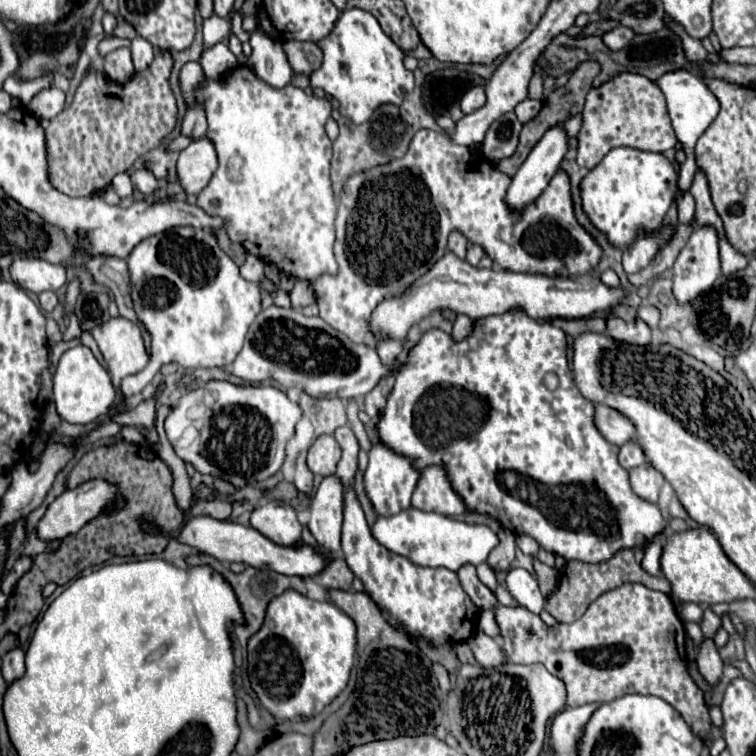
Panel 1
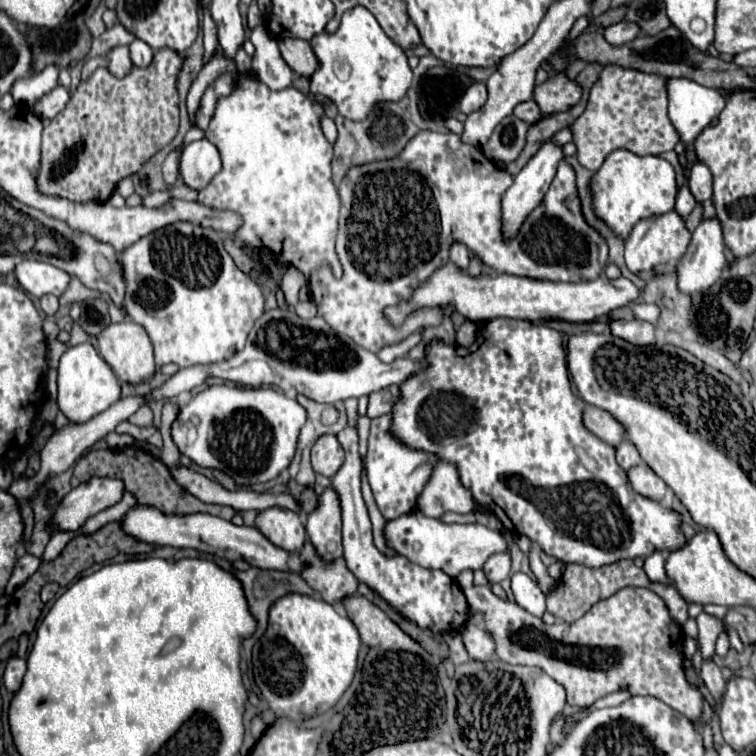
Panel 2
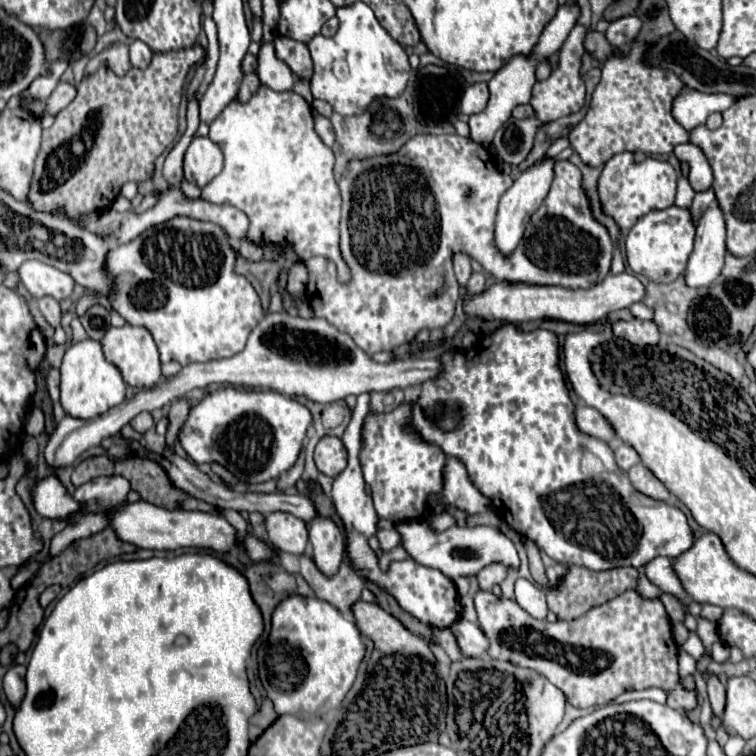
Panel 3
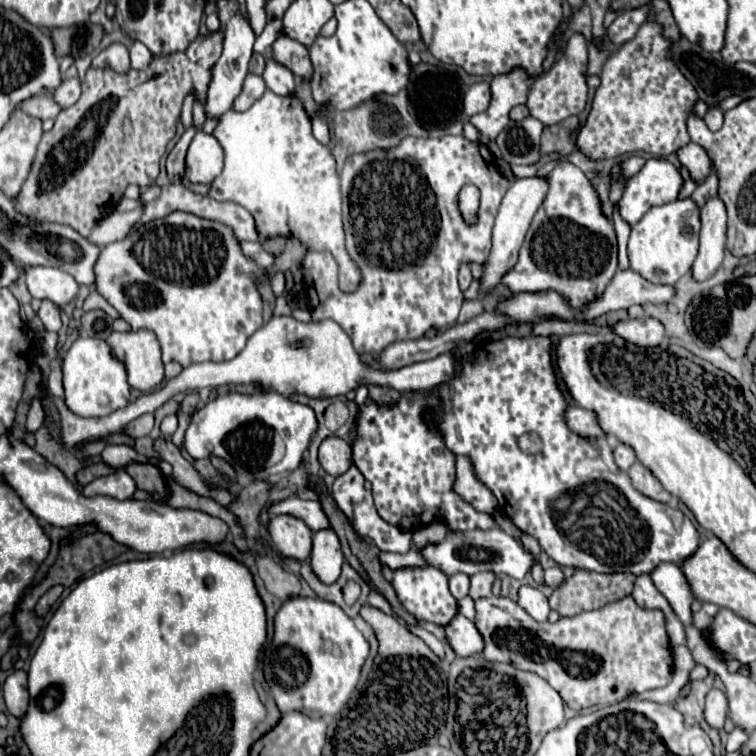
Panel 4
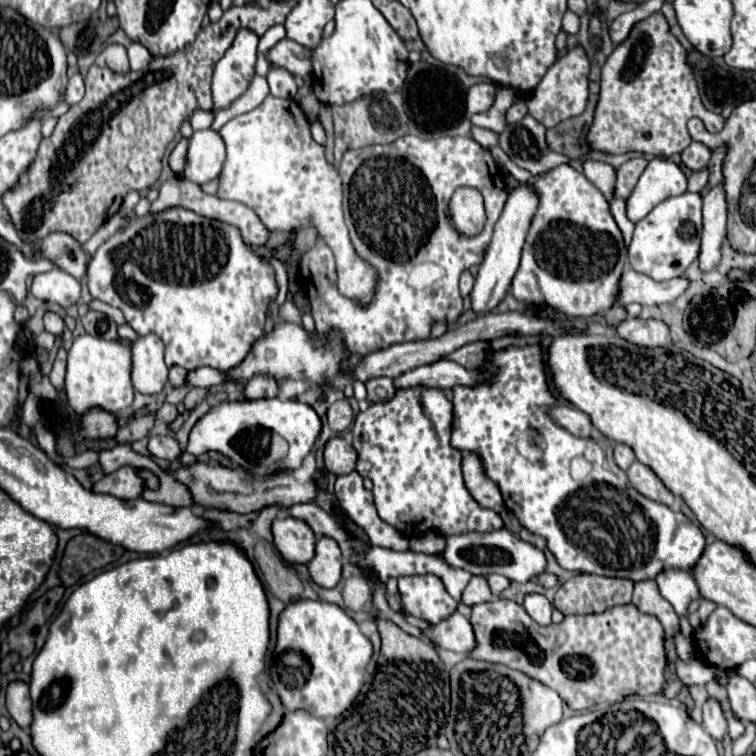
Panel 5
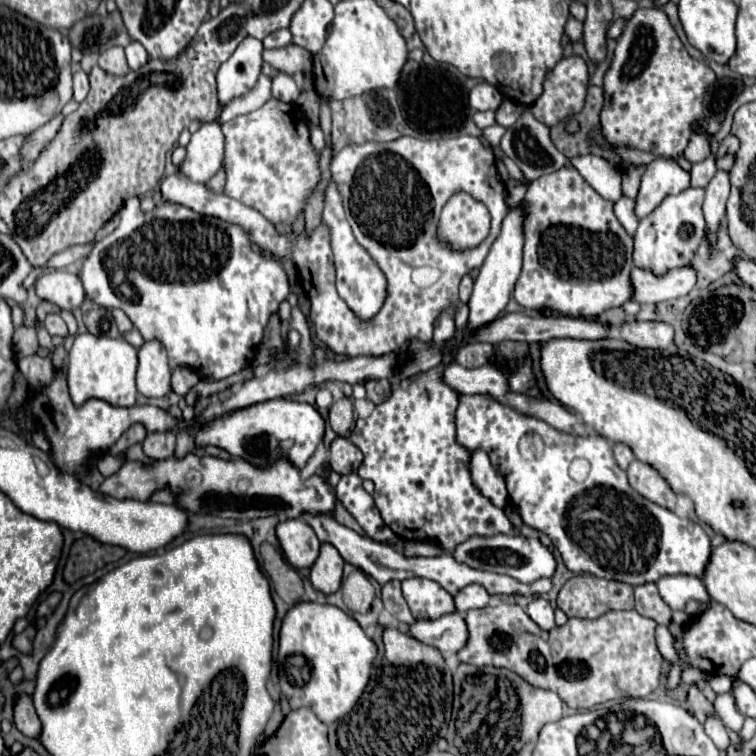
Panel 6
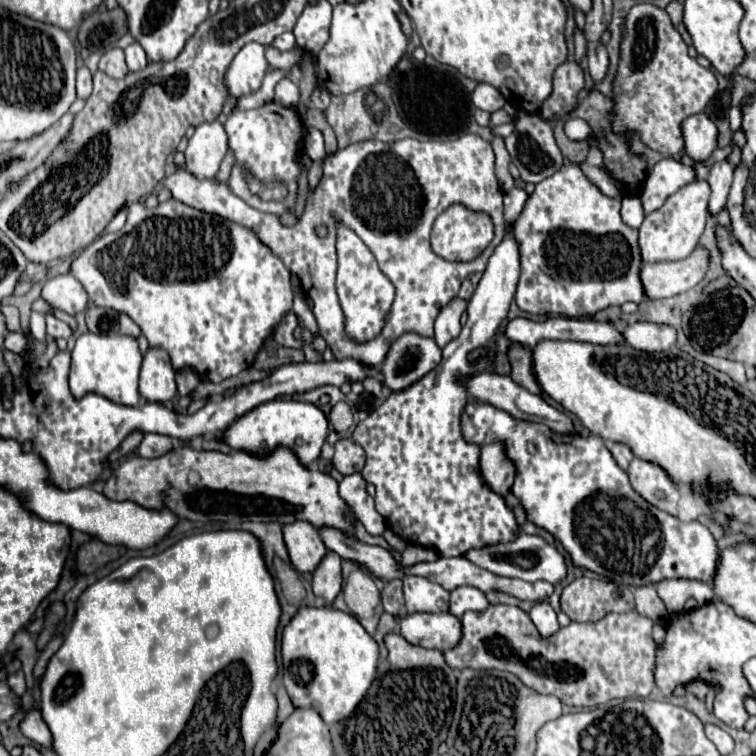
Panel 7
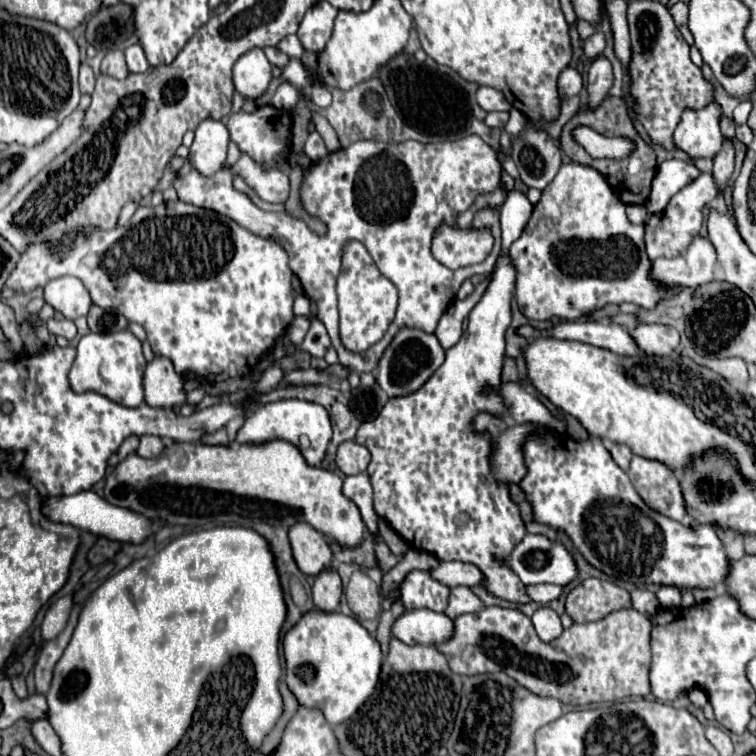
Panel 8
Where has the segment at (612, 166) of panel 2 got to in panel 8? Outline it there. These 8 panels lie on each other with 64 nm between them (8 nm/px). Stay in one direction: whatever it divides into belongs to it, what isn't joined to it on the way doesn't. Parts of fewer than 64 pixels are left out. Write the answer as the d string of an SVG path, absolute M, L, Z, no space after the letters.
M666 160L658 166L656 172L656 180L652 180L652 194L648 200L648 212L656 214L662 212L670 198L682 190L684 186L688 186L690 182L694 182L700 176L700 170L690 164L690 162L682 162L682 160Z

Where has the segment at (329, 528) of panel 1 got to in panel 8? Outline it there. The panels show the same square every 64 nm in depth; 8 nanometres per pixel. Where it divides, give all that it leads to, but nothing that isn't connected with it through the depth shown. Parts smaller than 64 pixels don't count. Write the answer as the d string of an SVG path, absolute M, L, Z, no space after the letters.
M328 568L316 576L314 586L312 586L312 598L314 598L316 610L320 610L320 612L338 610L340 598L342 598L342 584L340 584L340 576L334 568Z

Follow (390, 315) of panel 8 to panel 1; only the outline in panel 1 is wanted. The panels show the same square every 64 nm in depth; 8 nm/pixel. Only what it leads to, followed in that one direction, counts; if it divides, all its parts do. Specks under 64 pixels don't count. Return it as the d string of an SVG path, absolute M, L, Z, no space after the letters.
M188 62L180 72L180 84L186 104L196 106L204 102L206 106L206 138L216 146L220 162L210 184L198 194L198 206L208 214L216 214L228 220L226 232L232 242L242 244L250 254L276 264L286 274L294 274L302 280L314 280L324 272L332 276L338 274L338 264L332 252L334 220L338 212L330 184L332 142L328 142L328 136L324 132L324 124L331 117L330 102L306 96L302 88L296 88L292 84L280 90L272 88L264 84L248 66L236 66L230 74L220 82L206 82L202 86L204 76L198 62Z

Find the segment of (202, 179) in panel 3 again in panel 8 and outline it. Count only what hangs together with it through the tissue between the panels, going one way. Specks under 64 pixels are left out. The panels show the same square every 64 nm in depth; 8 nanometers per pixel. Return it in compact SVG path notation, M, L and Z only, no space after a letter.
M214 118L204 120L196 128L194 144L190 146L190 162L204 176L218 172L226 160L226 150L230 144L228 128Z

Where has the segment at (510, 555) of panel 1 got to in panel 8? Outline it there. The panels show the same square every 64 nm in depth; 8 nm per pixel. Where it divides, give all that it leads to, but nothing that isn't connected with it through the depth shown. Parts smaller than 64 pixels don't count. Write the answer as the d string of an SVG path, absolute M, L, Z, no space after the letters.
M454 586L450 590L450 598L448 598L448 608L446 608L446 616L448 618L456 618L460 614L468 614L468 612L478 612L482 610L482 602L470 592L468 586Z

